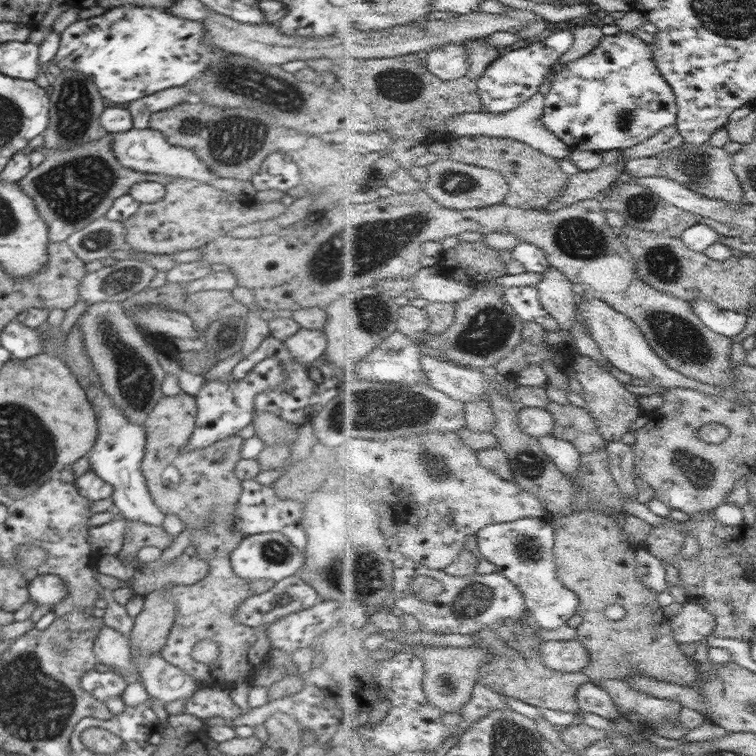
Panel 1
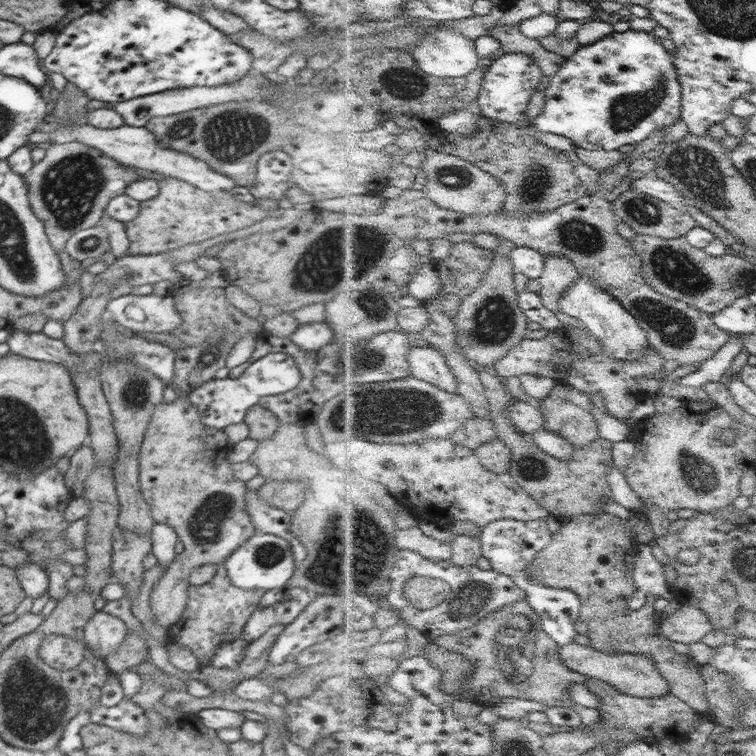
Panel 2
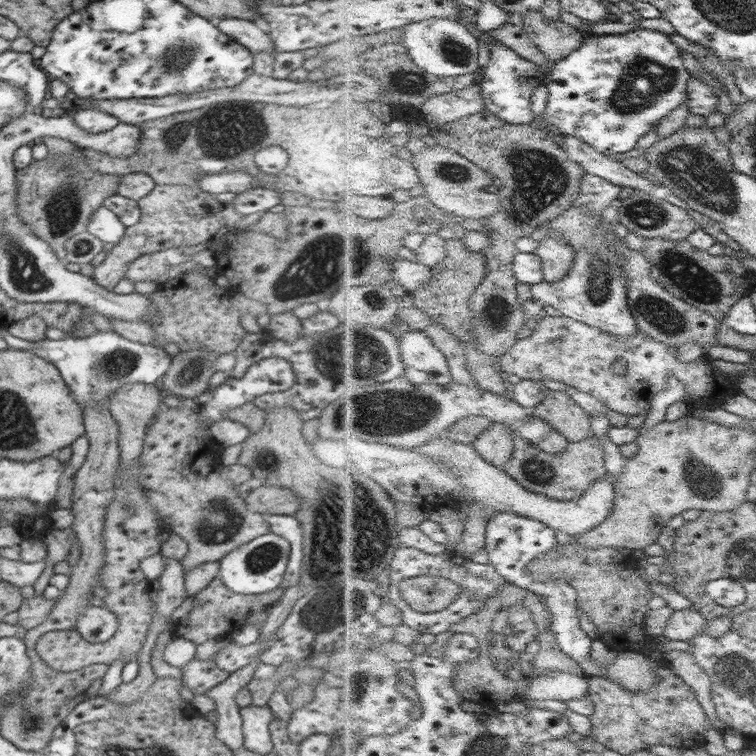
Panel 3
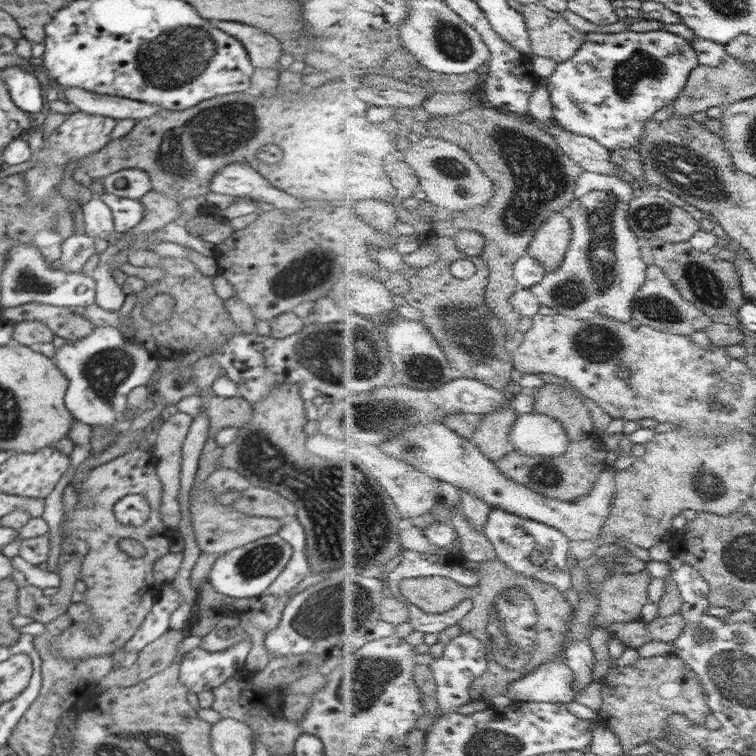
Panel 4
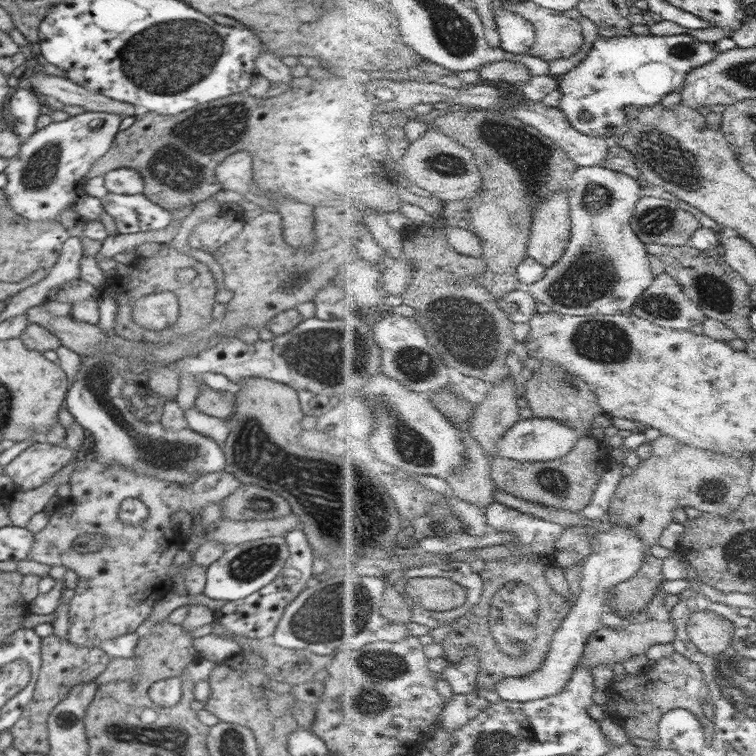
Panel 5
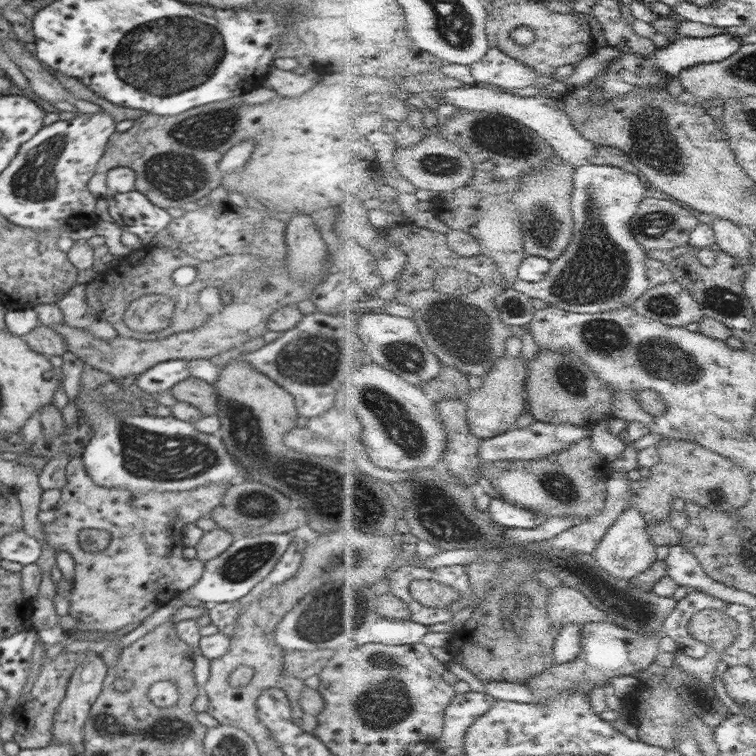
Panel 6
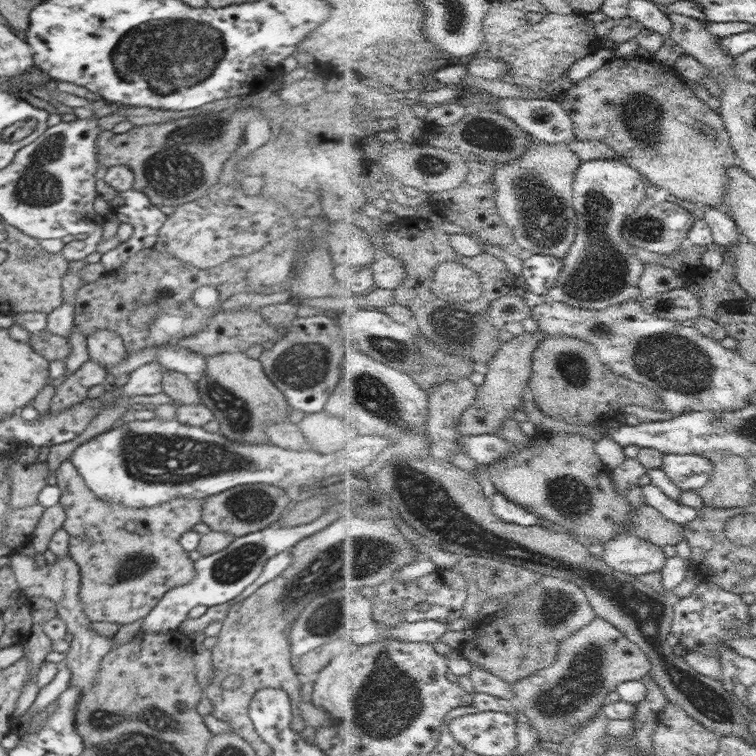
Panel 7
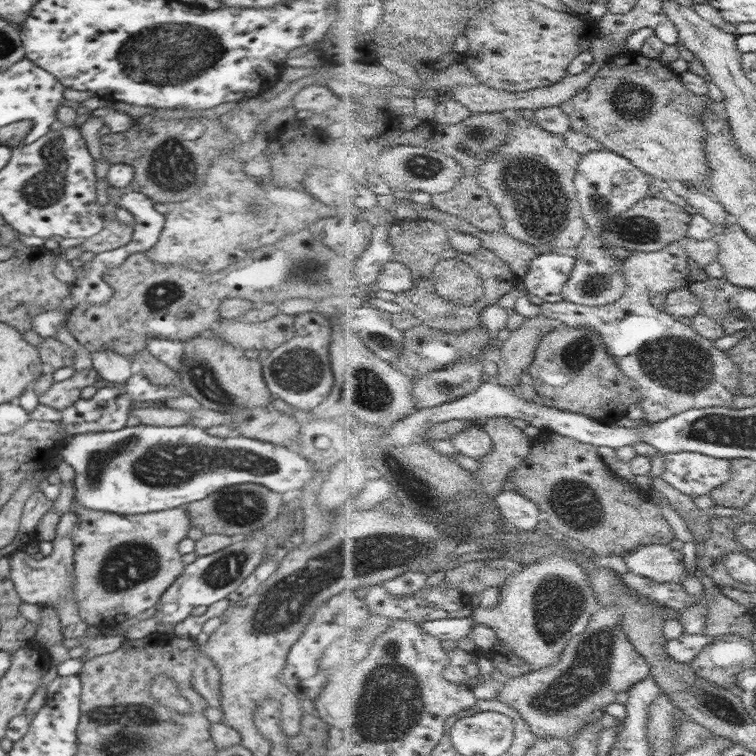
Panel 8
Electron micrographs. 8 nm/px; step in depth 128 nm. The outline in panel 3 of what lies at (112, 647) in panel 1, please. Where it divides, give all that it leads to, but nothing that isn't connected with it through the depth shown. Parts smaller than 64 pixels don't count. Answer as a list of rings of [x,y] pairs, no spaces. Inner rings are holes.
[[[104,607],[86,608],[77,619],[77,632],[87,642],[104,643],[118,631],[117,617]]]

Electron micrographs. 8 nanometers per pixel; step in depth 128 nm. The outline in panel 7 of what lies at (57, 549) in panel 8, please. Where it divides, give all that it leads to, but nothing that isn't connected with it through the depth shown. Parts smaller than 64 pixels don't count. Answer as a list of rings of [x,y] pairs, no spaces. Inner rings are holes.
[[[15,552],[9,556],[10,567],[16,576],[16,581],[23,591],[23,595],[33,601],[37,597],[48,597],[56,603],[58,617],[67,625],[68,633],[74,634],[70,643],[70,651],[67,652],[67,669],[72,672],[69,684],[80,688],[80,699],[86,690],[94,686],[94,680],[100,670],[101,659],[115,648],[112,637],[98,635],[90,629],[91,622],[84,615],[81,601],[79,600],[80,572],[79,566],[67,554],[65,557],[57,557],[56,562],[39,567],[32,556],[24,556]]]

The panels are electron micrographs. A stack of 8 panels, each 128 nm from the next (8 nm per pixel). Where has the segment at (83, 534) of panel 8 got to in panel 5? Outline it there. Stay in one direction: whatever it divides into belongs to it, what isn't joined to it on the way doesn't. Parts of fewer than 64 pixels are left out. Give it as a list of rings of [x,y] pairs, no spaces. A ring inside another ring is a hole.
[[[75,461],[69,484],[71,494],[68,498],[60,497],[54,512],[51,514],[46,526],[34,533],[34,545],[28,551],[28,559],[36,560],[42,564],[65,566],[74,570],[78,576],[78,586],[74,589],[76,595],[70,600],[70,628],[67,640],[74,645],[97,648],[104,640],[112,640],[120,636],[133,634],[150,616],[155,603],[160,599],[161,590],[166,590],[166,582],[176,577],[178,573],[186,576],[186,589],[190,595],[203,594],[207,582],[207,567],[188,563],[181,566],[172,566],[172,559],[176,553],[184,548],[186,539],[170,524],[171,516],[179,510],[201,512],[204,506],[220,502],[230,496],[242,485],[240,480],[232,473],[218,471],[200,475],[188,487],[180,486],[175,482],[156,479],[150,475],[138,475],[136,471],[120,463],[102,463],[100,461]],[[138,497],[148,507],[148,520],[140,526],[124,524],[118,518],[118,509],[125,498]],[[86,532],[94,532],[104,536],[104,547],[96,552],[82,554],[72,549],[72,541]]]

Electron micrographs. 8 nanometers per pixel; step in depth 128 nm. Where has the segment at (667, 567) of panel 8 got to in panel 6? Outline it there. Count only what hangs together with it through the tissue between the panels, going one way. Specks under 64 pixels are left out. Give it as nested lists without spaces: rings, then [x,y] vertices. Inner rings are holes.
[[[630,505],[624,511],[624,514],[618,518],[618,522],[608,530],[604,540],[600,543],[600,547],[596,549],[594,554],[605,572],[612,572],[620,580],[632,580],[635,576],[642,575],[654,566],[654,563],[658,561],[658,550],[656,550],[657,544],[650,536],[648,526],[649,522],[638,506],[634,508]]]

